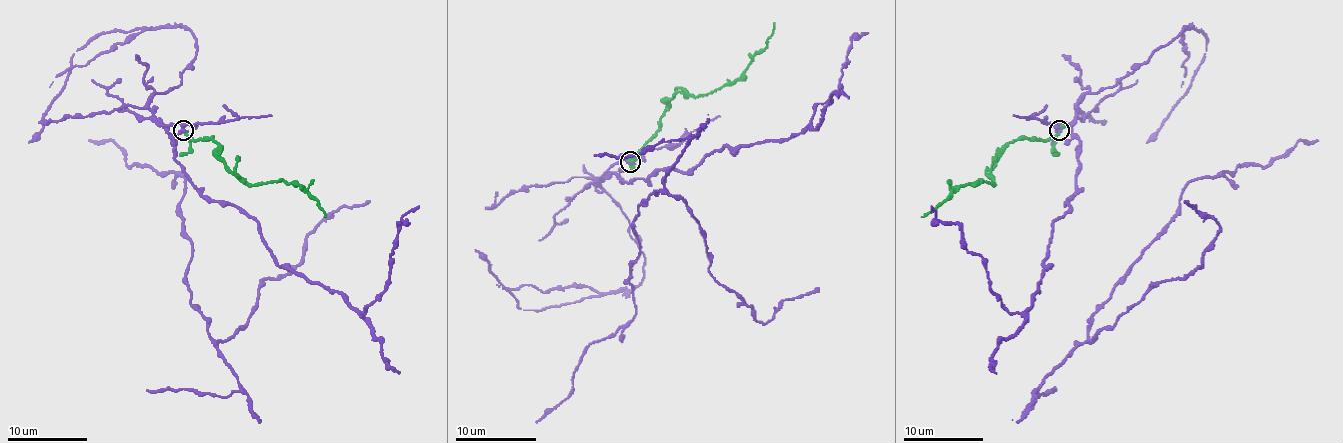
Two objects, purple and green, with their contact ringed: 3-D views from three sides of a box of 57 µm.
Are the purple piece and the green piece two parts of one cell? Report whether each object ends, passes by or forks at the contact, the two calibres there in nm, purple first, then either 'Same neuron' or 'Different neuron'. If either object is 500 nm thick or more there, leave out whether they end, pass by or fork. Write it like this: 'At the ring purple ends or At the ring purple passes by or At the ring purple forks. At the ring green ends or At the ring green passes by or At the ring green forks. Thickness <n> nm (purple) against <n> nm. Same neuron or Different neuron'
At the ring purple forks. At the ring green passes by. Thickness 240 nm (purple) against 240 nm. Different neuron

